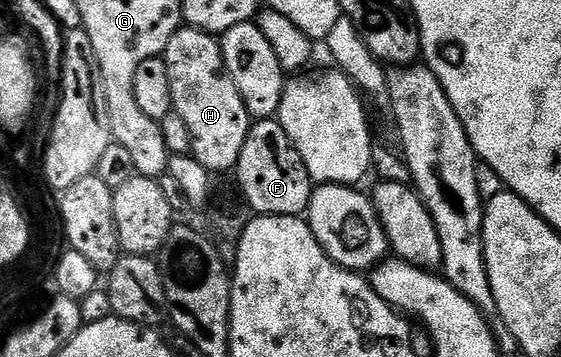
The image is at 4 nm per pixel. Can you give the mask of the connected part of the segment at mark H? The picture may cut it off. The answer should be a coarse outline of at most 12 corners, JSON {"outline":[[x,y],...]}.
{"outline":[[181,26],[162,56],[190,154],[231,172],[250,116],[217,36]]}

